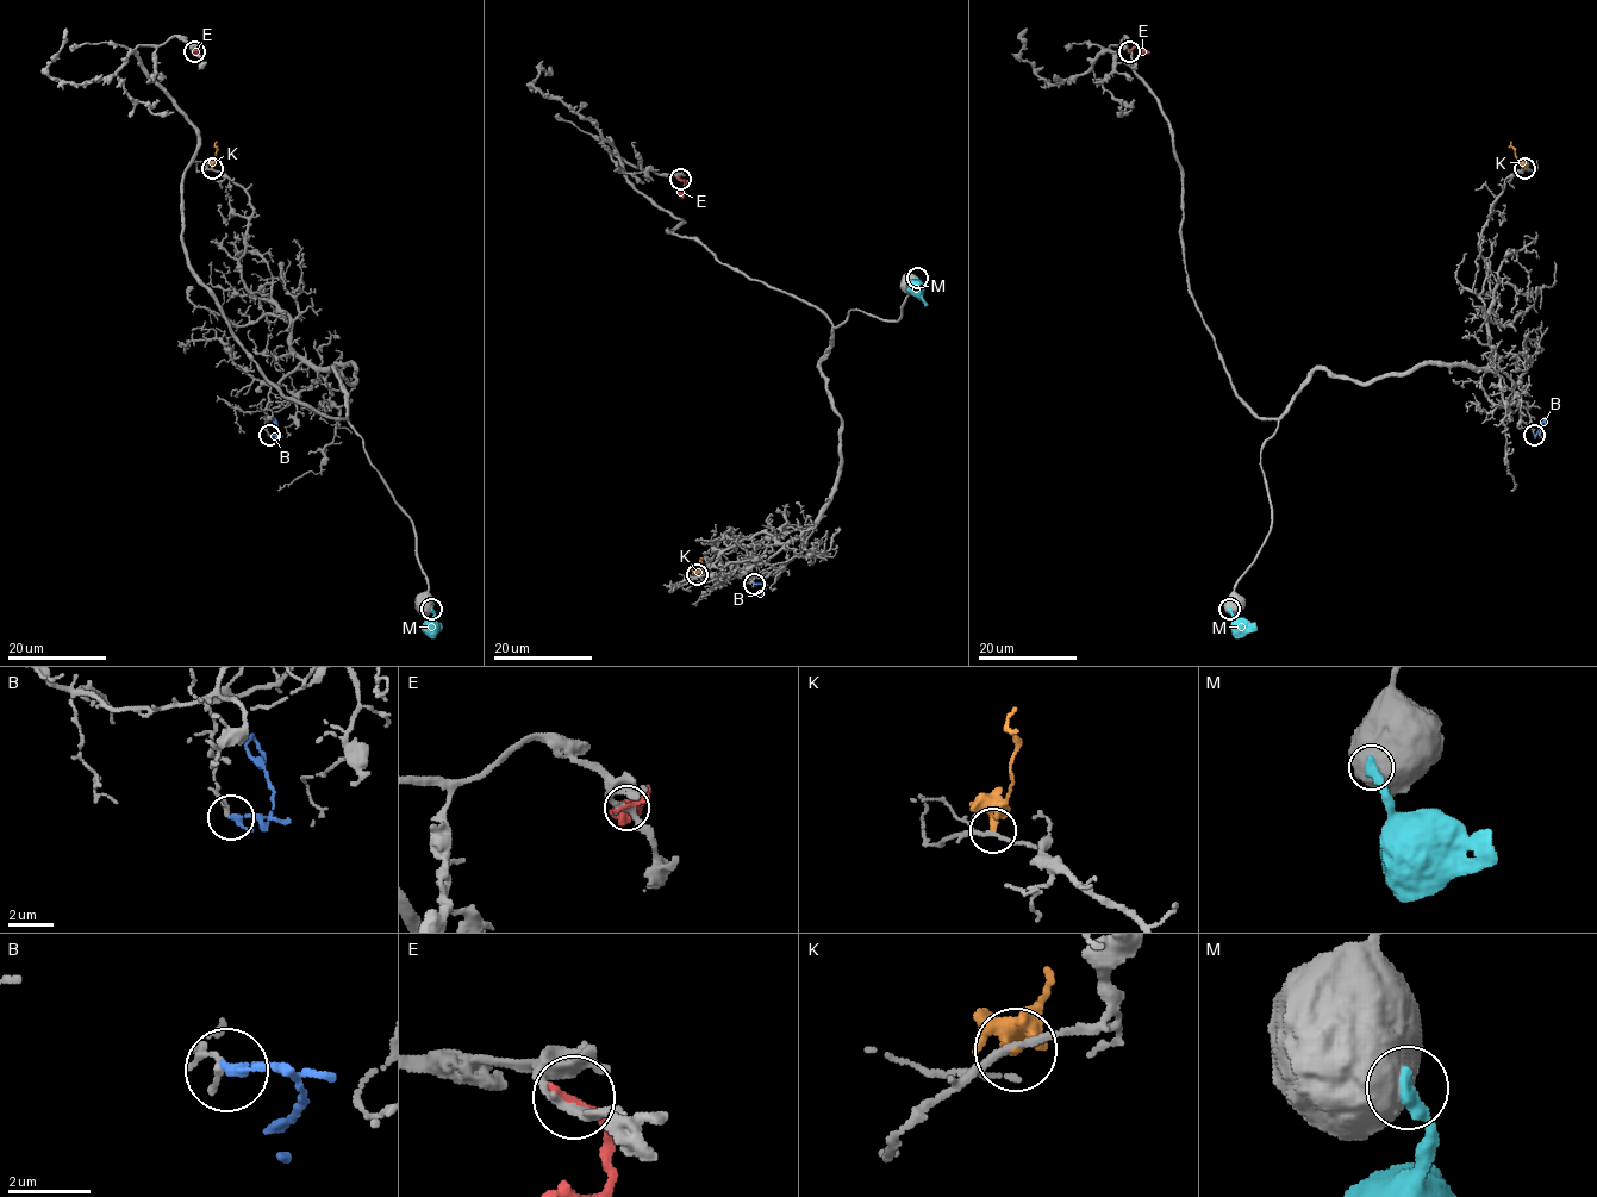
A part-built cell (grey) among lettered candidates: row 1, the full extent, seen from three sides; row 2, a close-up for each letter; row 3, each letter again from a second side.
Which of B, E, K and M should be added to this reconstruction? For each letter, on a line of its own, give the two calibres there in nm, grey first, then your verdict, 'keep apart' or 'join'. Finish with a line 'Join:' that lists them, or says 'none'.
B: calibres 190 and 240 nm; keep apart
E: calibres 240 and 200 nm; keep apart
K: calibres 140 and 280 nm; keep apart
M: calibres 1000 and 400 nm; keep apart
Join: none

